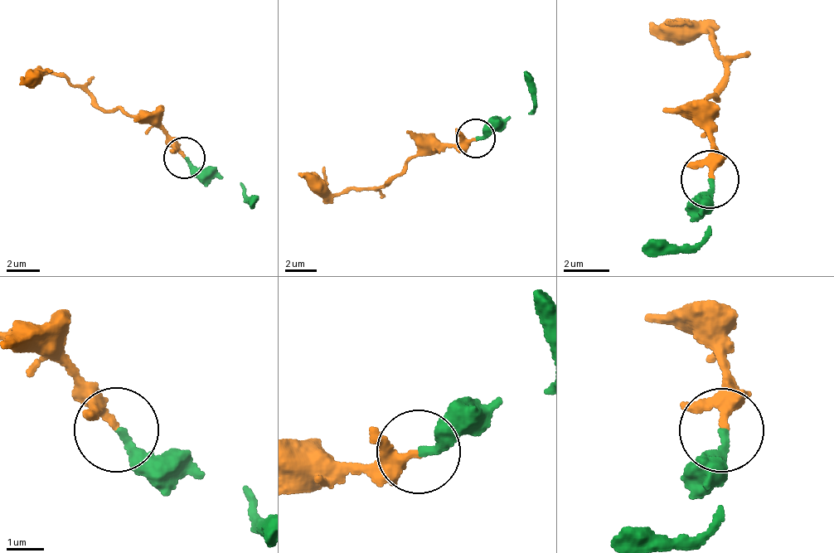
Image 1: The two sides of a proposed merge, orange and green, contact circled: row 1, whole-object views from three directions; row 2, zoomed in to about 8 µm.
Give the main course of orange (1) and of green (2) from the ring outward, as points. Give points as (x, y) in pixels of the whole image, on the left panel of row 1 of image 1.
1: (184, 157), (160, 128), (118, 108), (106, 111), (60, 75), (31, 73), (21, 82)
2: (184, 157), (244, 185), (250, 205)

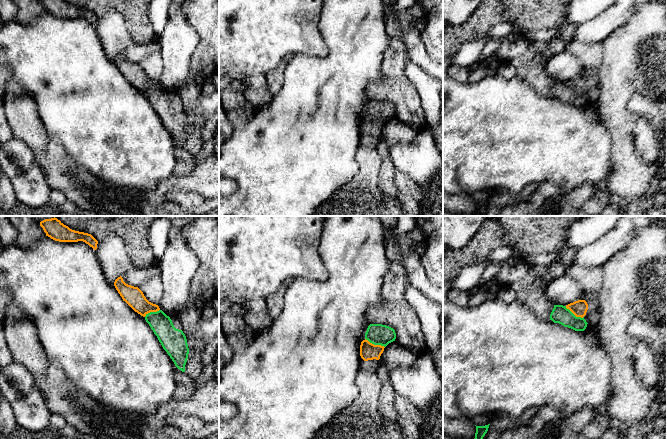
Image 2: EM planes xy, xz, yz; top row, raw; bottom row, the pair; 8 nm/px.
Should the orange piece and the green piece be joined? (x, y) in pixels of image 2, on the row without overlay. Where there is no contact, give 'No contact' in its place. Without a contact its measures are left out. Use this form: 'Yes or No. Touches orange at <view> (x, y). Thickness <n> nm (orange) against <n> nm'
Yes. Touches orange at xz (375, 121). Thickness 140 nm (orange) against 170 nm

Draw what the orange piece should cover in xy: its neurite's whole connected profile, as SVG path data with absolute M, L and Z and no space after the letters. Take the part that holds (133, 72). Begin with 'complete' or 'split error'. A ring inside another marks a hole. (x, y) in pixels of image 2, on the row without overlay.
split error | M121 52L114 62L123 77L145 94L175 142L185 148L189 124L183 107L176 105L170 93L158 81L149 78L138 63L126 60Z

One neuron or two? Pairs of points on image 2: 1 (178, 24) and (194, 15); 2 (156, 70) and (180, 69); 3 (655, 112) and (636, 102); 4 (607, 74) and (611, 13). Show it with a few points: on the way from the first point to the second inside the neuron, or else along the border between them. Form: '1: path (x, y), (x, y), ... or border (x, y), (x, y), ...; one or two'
1: border (182, 10), (185, 18), (198, 34), (199, 39); two
2: border (159, 52), (162, 58), (163, 71), (157, 80); two
3: path (650, 108), (641, 105); one
4: border (629, 18), (600, 42); two

